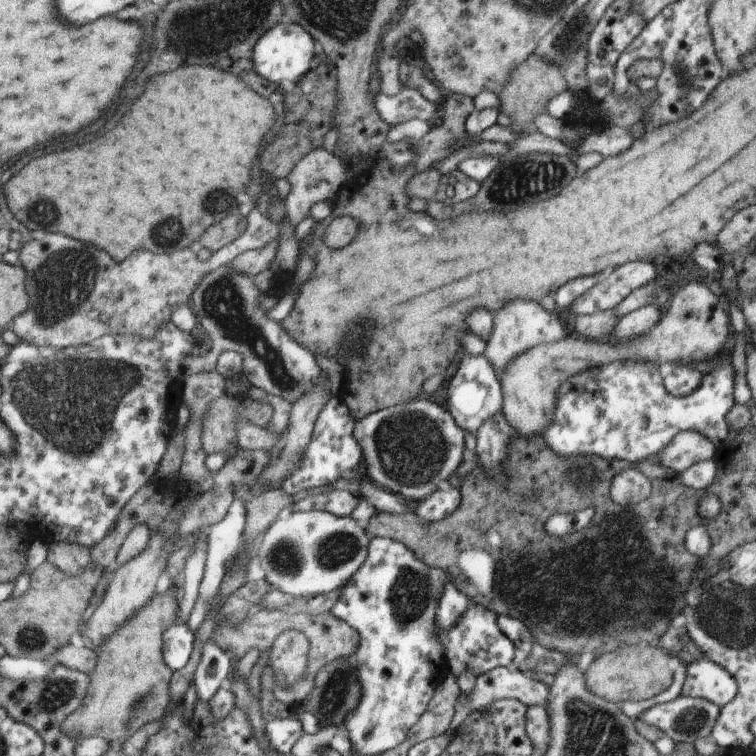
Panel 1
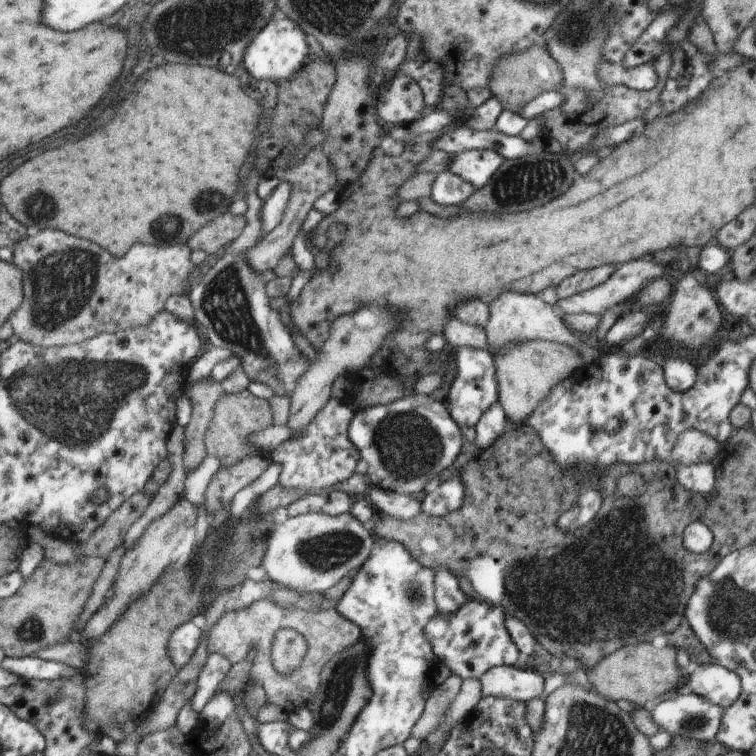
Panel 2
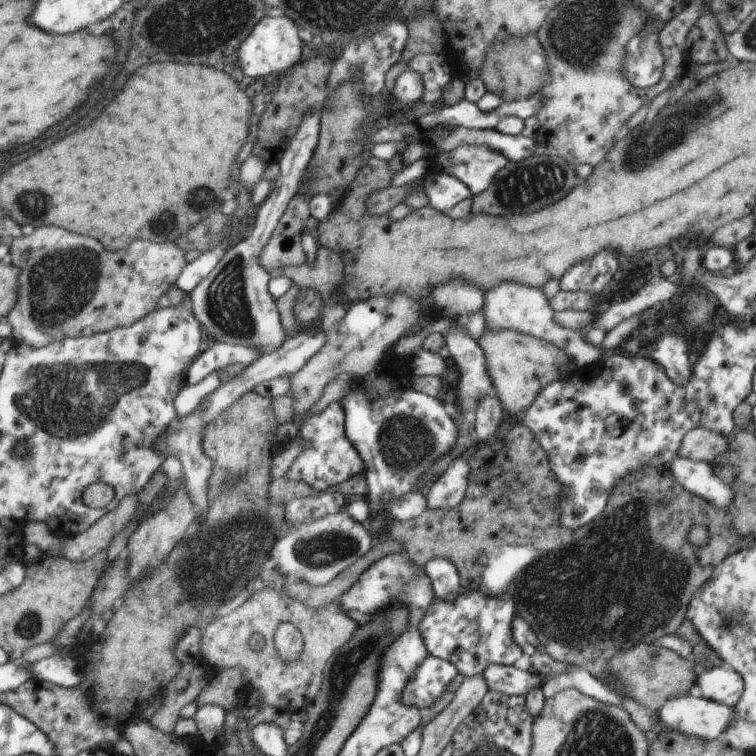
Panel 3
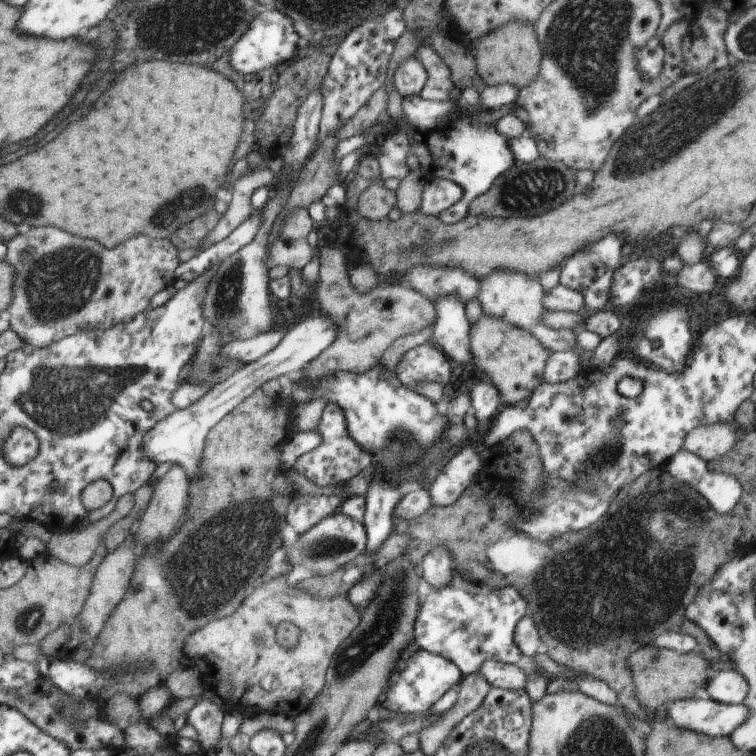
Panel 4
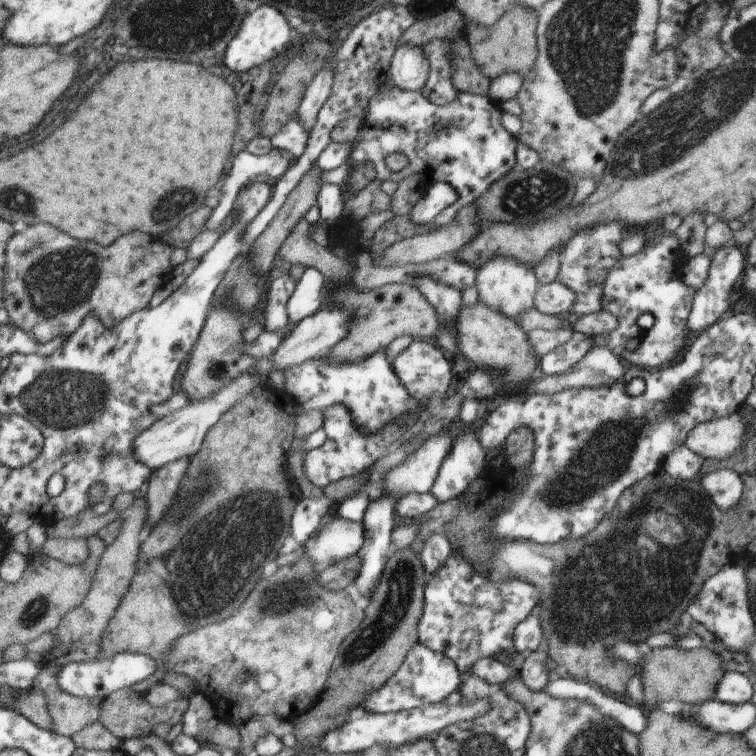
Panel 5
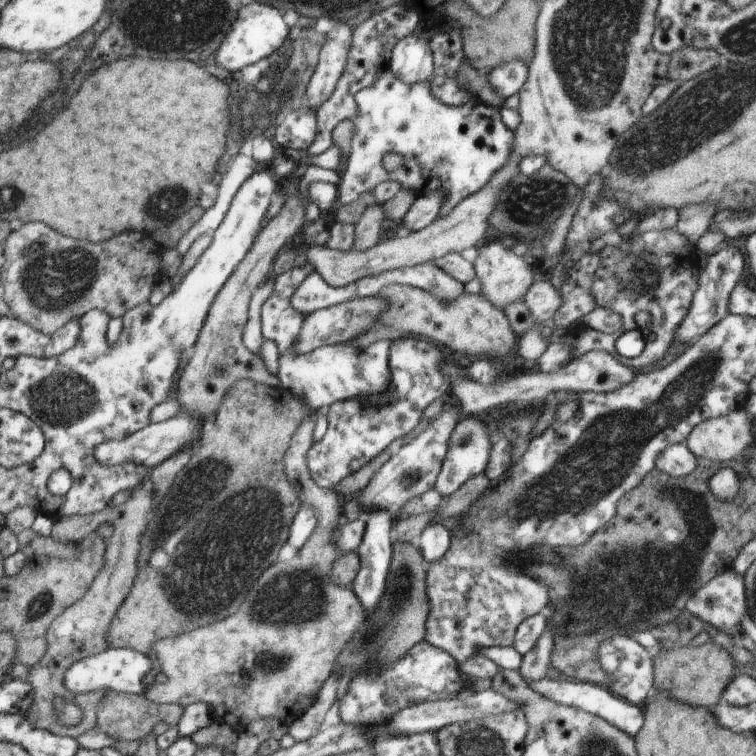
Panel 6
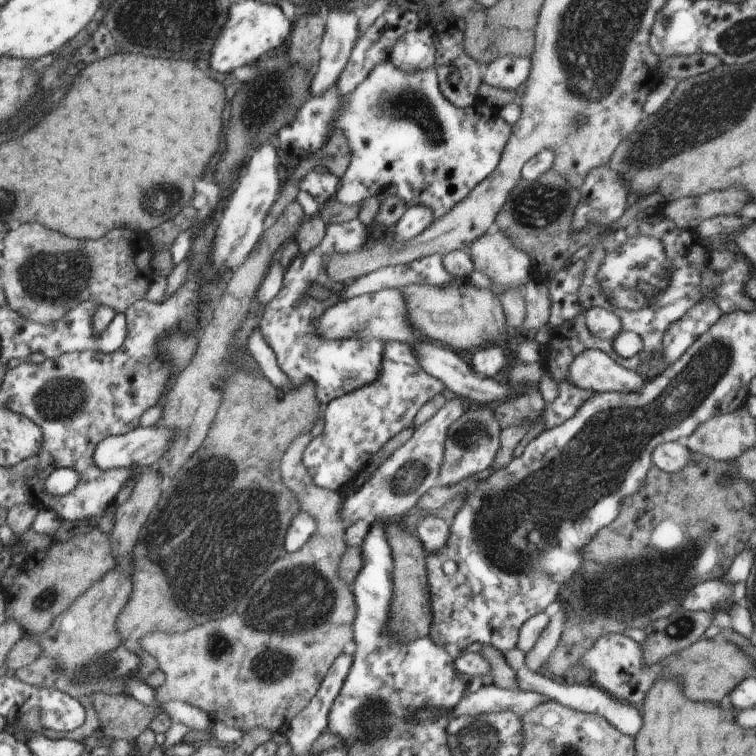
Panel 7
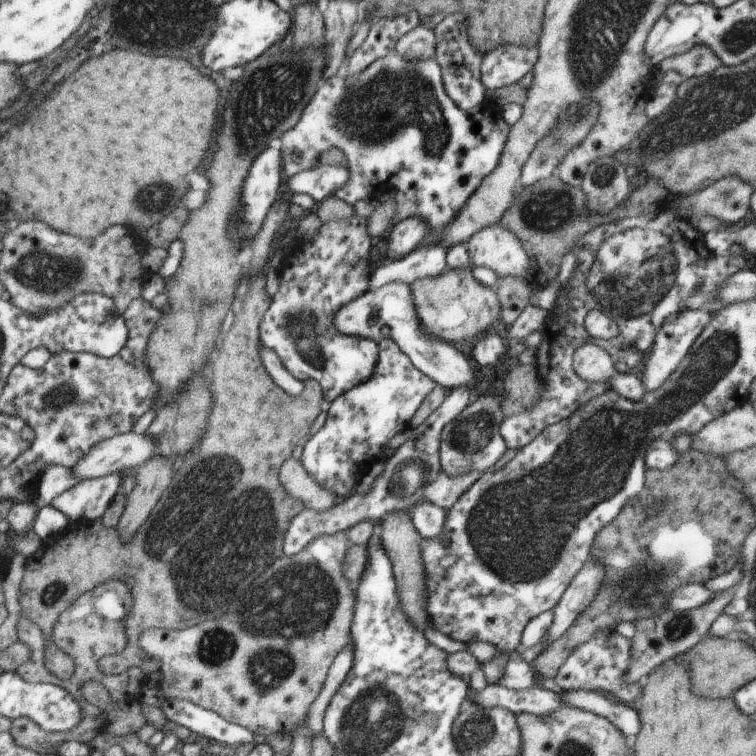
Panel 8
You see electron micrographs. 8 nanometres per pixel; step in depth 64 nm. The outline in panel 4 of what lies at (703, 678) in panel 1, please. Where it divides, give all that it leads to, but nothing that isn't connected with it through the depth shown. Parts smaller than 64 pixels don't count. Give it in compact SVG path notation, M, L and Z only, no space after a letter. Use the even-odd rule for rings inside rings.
M734 668L712 670L705 684L708 698L719 703L742 705L749 686Z

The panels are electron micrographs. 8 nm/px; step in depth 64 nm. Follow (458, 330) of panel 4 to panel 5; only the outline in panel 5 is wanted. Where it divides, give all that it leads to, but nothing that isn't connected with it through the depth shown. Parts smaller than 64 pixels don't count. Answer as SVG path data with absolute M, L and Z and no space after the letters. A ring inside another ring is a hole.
M418 278L416 284L420 286L418 290L430 298L432 306L436 306L436 312L439 316L440 323L443 323L445 327L440 327L439 331L433 336L444 350L452 352L452 354L459 354L459 349L456 326L456 316L460 314L460 308L462 308L462 294L454 288L448 288L448 286L442 286L442 284L436 284L434 280L430 278Z

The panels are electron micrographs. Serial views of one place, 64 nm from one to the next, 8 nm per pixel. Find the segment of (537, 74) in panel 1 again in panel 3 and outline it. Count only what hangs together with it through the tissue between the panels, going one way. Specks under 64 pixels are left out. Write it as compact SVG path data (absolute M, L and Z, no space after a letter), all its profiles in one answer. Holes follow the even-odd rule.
M528 35L524 39L505 39L494 45L487 52L480 78L487 90L500 95L504 103L524 100L538 93L550 82L549 62L539 38Z

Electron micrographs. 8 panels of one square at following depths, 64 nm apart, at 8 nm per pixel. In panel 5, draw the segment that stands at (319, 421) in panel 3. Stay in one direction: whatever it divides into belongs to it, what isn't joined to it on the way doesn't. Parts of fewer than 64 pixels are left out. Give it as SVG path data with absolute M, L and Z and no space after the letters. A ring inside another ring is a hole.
M414 339L410 346L397 356L392 368L407 393L419 402L419 408L407 413L406 417L388 425L379 433L366 437L355 426L350 411L344 405L335 404L326 407L323 410L322 423L326 437L324 444L302 454L303 471L312 484L324 488L330 482L336 482L346 476L356 476L366 471L378 458L388 454L388 446L392 442L402 438L406 432L412 432L412 426L418 420L420 413L426 410L431 396L436 395L442 398L452 379L450 363L444 356L444 352L440 348L436 348L434 344L424 342L422 339Z

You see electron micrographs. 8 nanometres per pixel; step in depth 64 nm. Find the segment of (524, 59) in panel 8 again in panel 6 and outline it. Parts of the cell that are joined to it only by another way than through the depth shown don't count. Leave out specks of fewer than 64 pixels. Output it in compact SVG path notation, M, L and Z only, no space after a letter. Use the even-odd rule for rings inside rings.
M520 61L504 63L488 73L488 80L494 92L503 99L516 94L522 88L528 74L528 65Z

